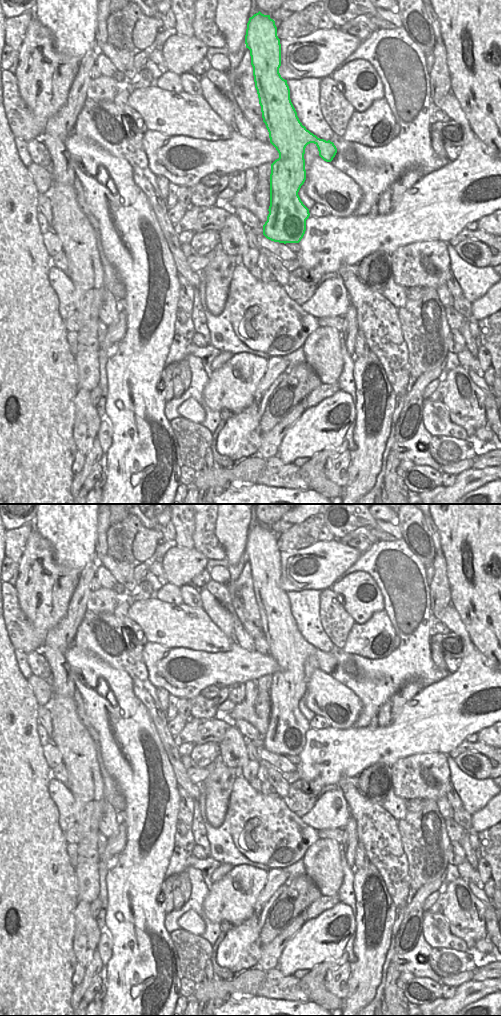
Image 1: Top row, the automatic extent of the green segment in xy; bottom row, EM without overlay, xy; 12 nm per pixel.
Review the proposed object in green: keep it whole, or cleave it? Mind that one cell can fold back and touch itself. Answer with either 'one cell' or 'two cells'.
one cell

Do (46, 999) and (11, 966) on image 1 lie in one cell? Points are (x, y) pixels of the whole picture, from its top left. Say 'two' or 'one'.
one

